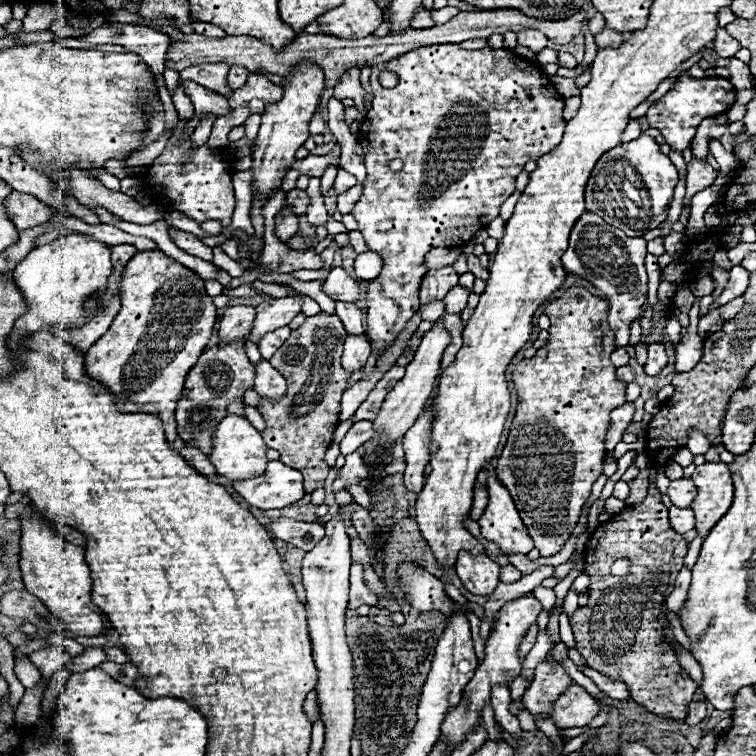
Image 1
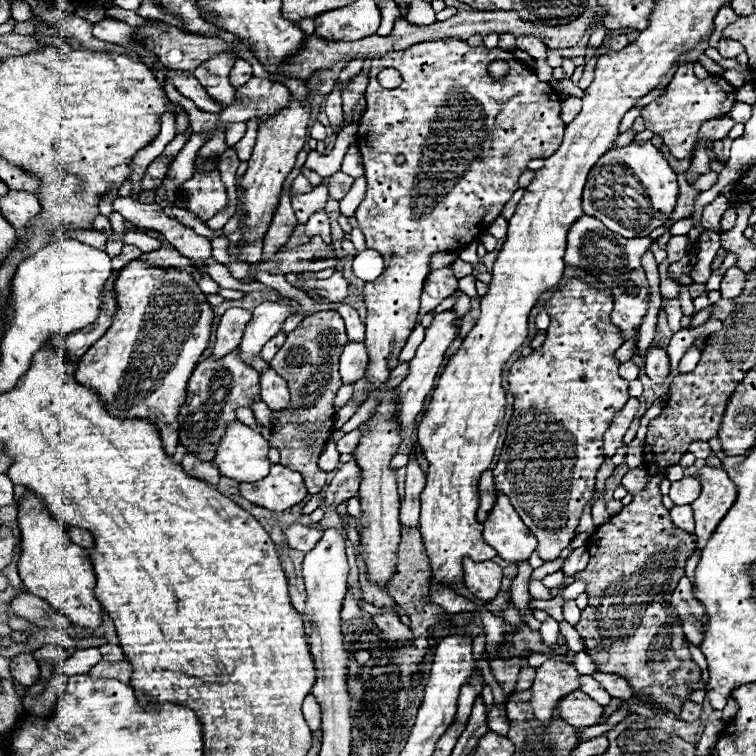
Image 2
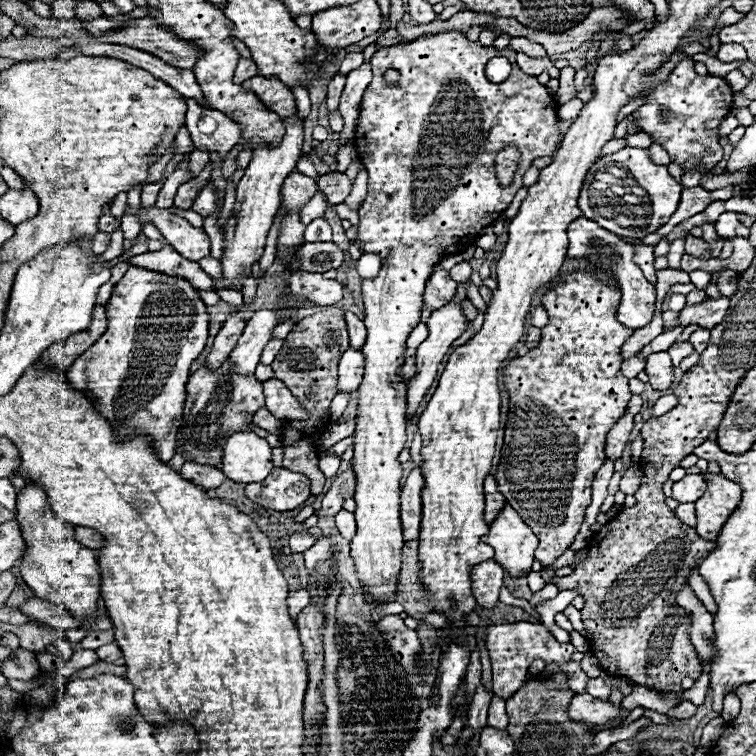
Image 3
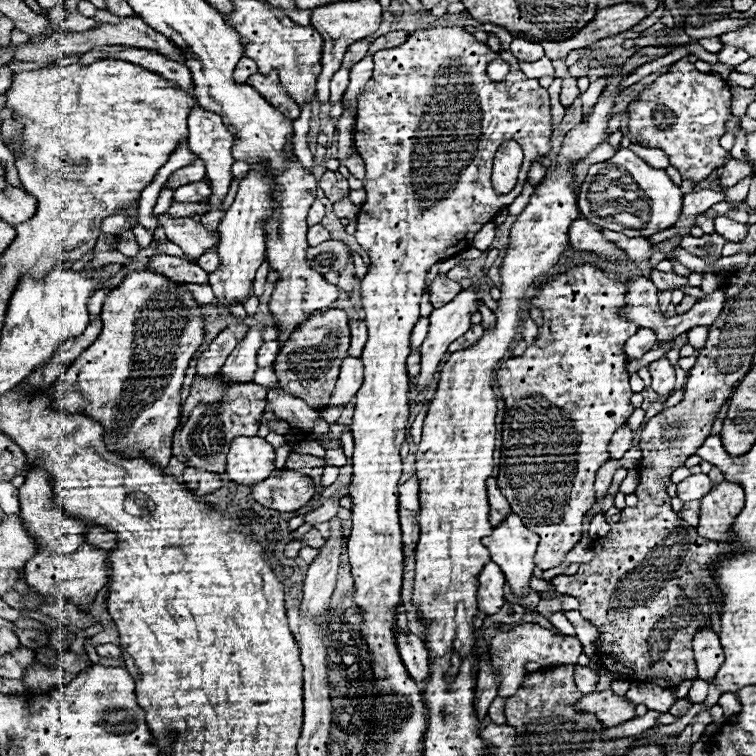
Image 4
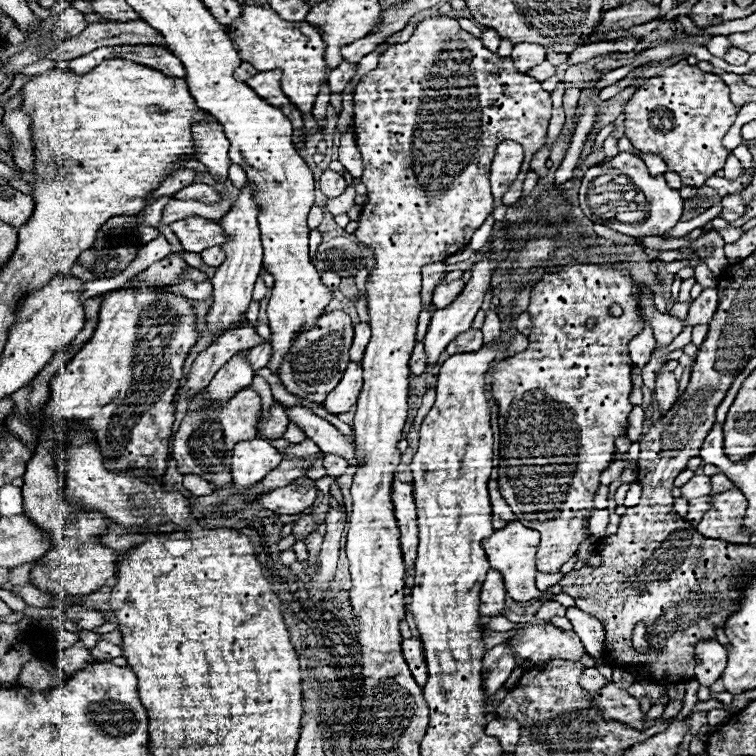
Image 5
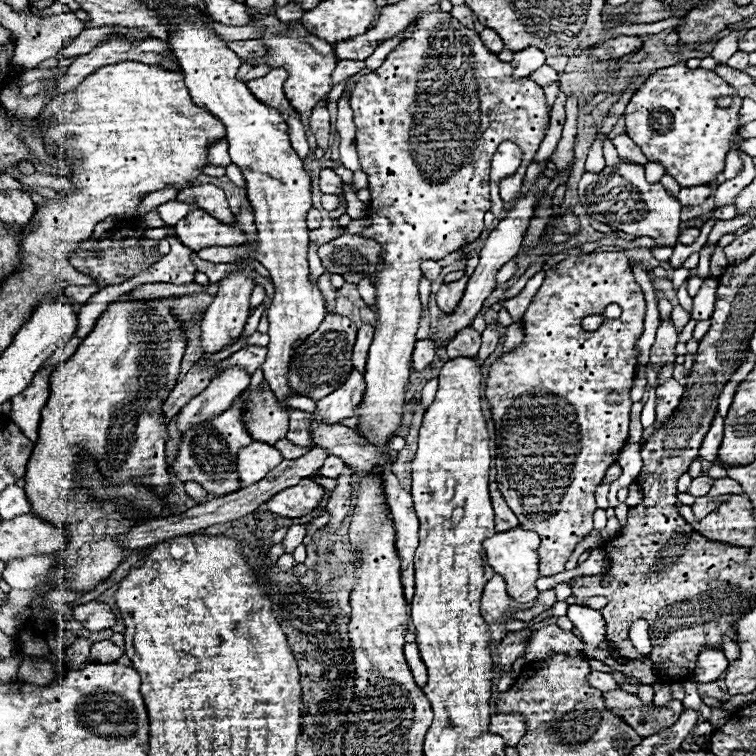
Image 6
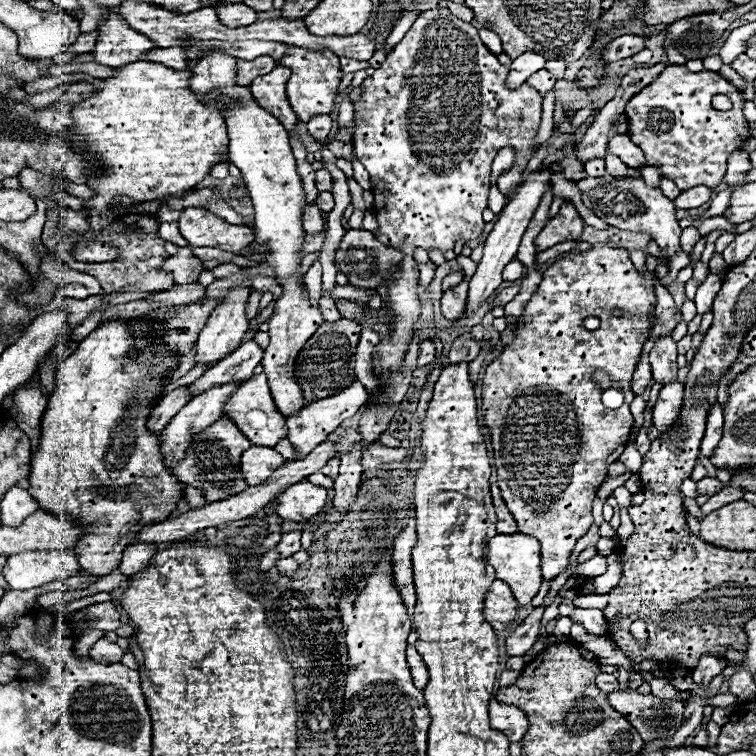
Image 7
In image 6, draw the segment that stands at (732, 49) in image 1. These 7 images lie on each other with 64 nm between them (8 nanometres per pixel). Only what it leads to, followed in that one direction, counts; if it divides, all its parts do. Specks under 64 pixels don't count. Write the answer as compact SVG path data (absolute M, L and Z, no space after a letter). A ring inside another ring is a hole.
M738 50L736 54L732 54L730 58L728 58L728 62L726 62L730 68L736 68L736 70L742 70L742 68L746 68L748 66L748 54L746 52L742 52L742 50Z

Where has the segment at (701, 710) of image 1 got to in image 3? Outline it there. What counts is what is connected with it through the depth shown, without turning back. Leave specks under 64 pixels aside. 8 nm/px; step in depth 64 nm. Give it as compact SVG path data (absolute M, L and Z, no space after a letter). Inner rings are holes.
M682 700L678 706L672 708L672 716L678 718L678 720L686 720L686 718L692 718L696 714L696 710L698 710L698 706L694 706L692 702Z

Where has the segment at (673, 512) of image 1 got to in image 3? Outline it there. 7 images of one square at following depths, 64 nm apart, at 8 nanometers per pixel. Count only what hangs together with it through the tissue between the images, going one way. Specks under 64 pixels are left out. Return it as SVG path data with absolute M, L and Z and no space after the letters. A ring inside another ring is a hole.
M680 504L680 506L674 510L674 514L676 514L676 518L678 518L682 524L686 524L686 526L690 526L690 528L696 526L694 504Z

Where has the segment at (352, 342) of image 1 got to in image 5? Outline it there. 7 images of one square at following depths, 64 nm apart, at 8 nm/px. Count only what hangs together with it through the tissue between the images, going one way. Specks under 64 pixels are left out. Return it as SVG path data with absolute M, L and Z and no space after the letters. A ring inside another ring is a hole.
M348 362L342 380L326 396L326 402L322 406L330 414L344 414L358 400L358 390L362 390L362 366L356 362Z

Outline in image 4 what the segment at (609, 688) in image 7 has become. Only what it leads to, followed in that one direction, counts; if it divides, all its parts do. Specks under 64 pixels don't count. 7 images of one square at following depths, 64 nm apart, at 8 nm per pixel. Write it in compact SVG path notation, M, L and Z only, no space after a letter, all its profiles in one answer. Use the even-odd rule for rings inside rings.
M578 664L578 666L574 666L574 682L576 682L576 686L578 686L578 690L580 690L582 694L590 694L590 692L594 692L594 688L596 688L598 674L596 674L594 670Z

